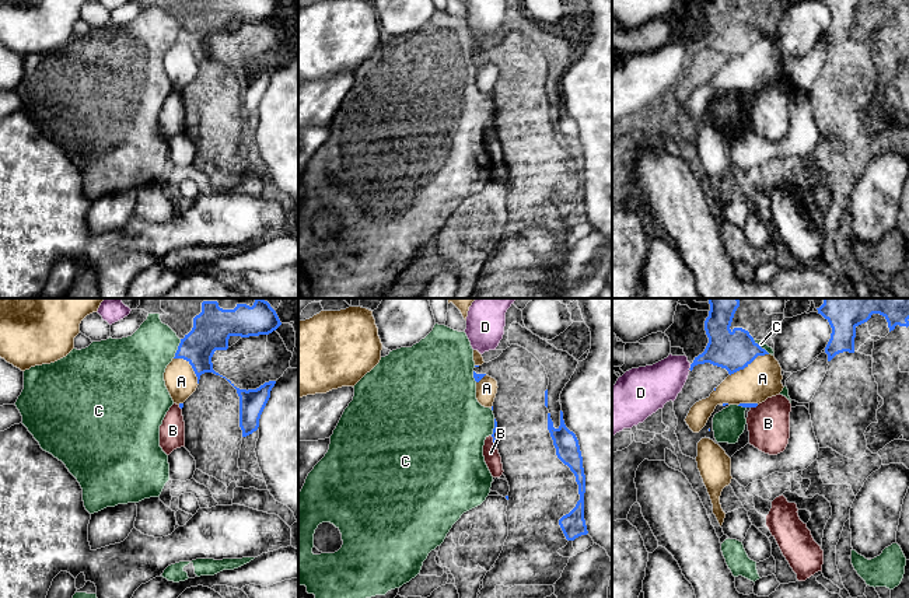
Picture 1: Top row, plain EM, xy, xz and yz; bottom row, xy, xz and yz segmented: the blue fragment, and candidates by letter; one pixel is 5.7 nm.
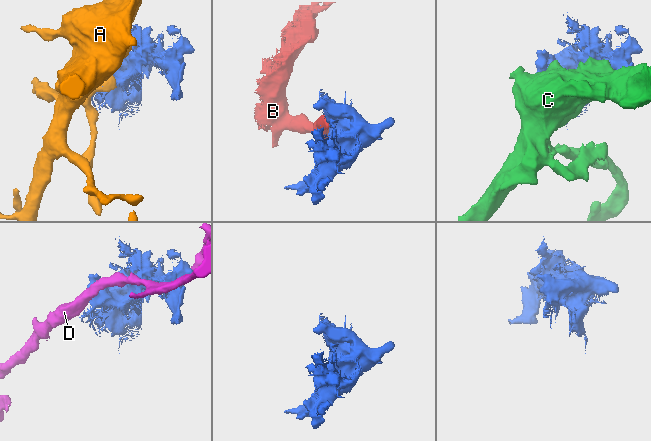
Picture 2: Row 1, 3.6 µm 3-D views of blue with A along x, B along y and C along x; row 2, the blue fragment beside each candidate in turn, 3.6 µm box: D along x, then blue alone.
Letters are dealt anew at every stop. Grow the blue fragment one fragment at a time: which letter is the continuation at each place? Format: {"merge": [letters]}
{"merge": []}

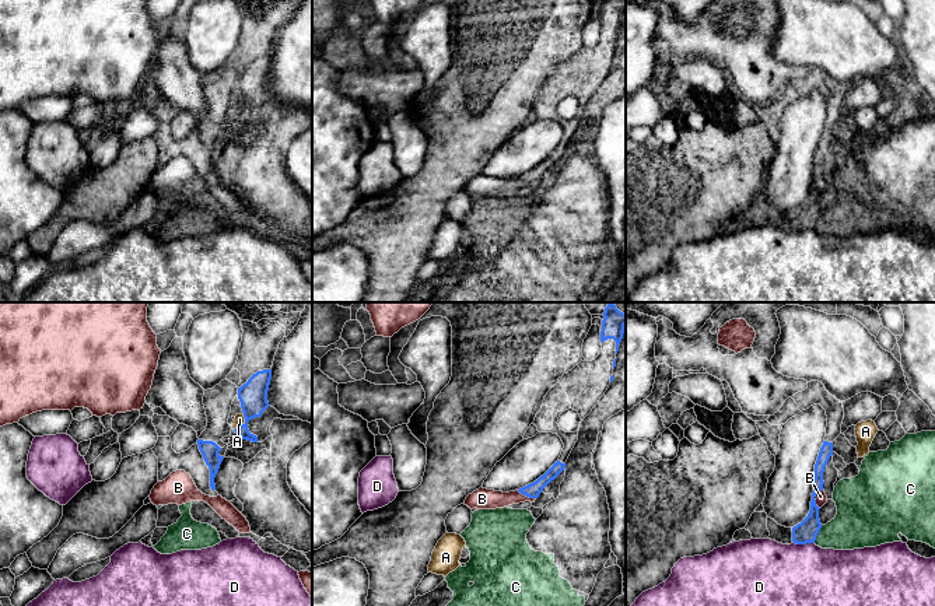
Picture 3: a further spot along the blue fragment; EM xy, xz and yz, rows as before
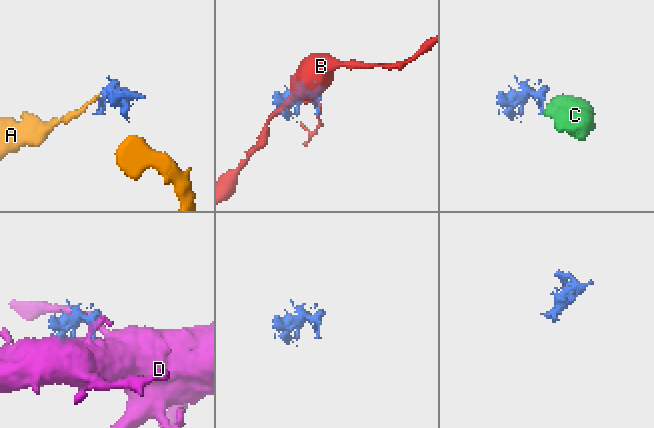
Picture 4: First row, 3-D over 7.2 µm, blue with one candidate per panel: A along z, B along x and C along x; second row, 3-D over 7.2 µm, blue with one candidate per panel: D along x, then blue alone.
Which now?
{"merge": []}

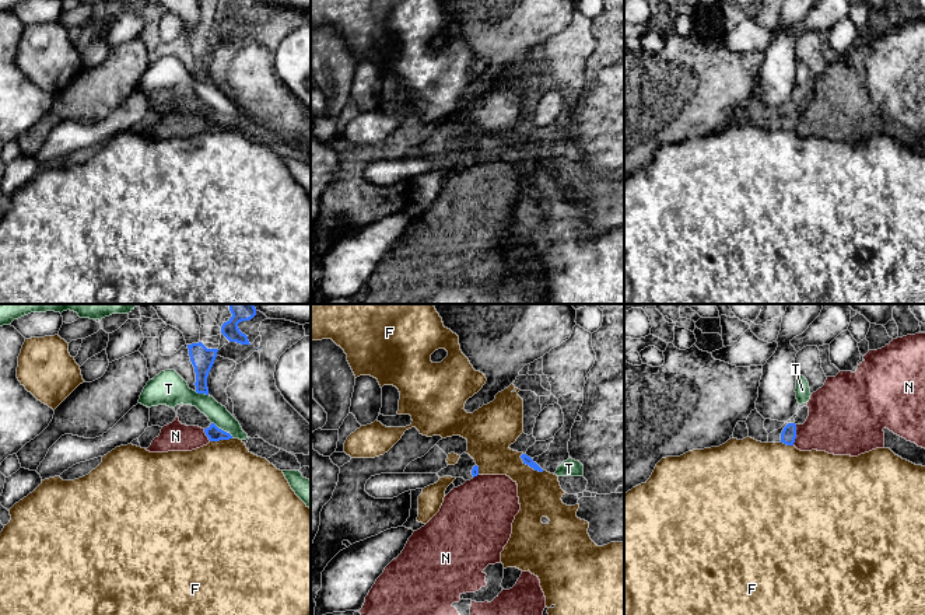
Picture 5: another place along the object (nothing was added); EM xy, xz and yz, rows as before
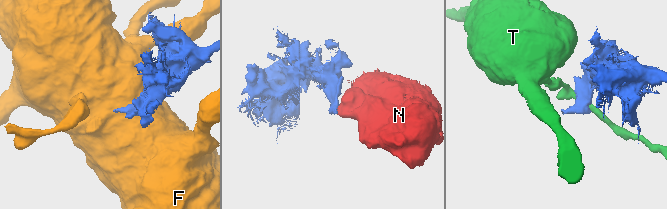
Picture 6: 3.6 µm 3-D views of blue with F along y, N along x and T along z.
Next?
{"merge": []}

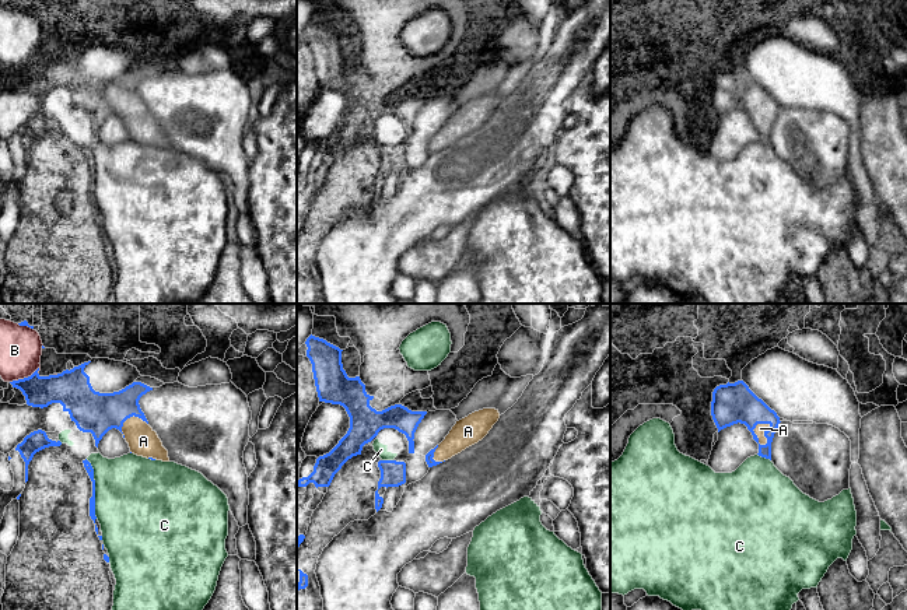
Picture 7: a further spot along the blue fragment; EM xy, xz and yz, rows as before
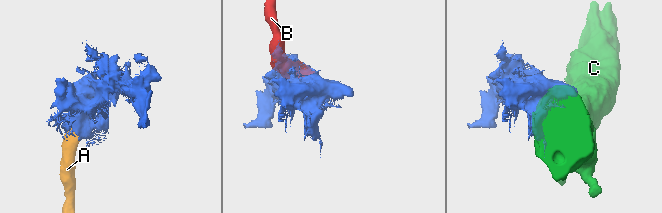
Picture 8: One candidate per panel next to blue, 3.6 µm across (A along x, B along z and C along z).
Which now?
{"merge": ["A", "B"]}

